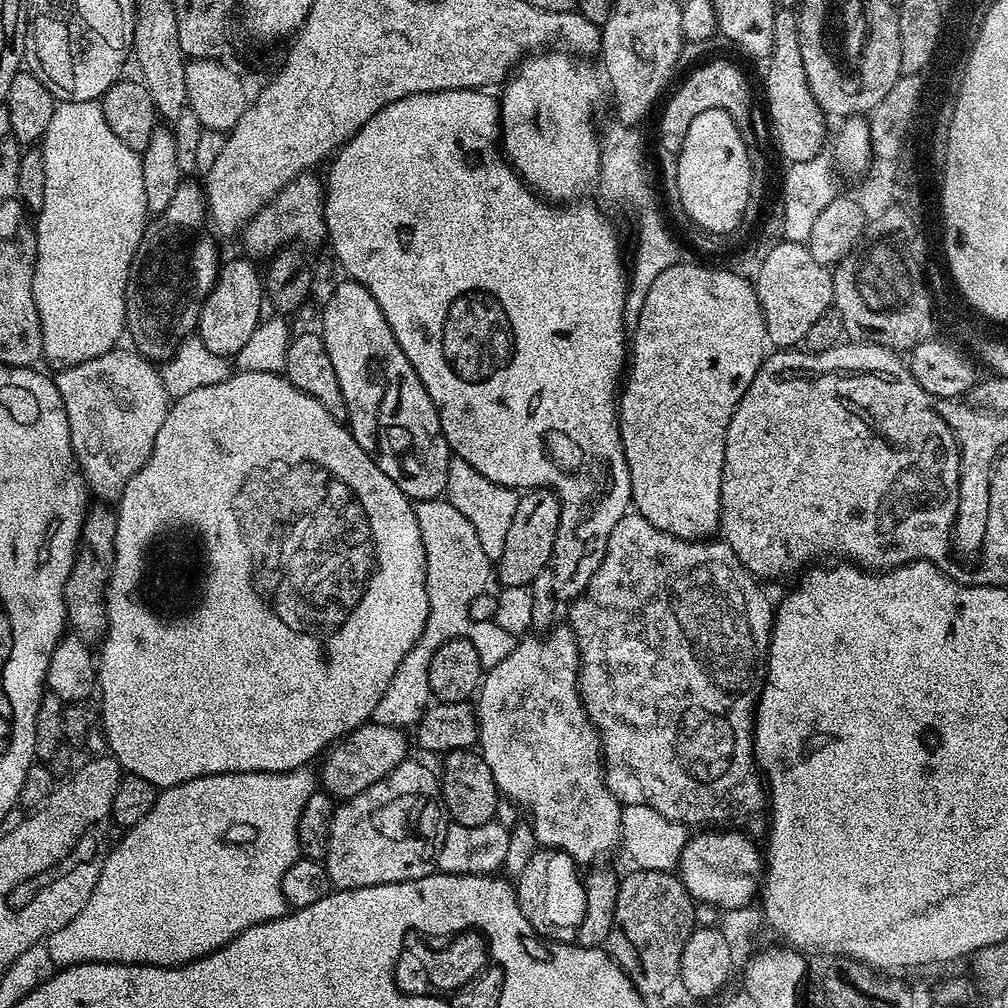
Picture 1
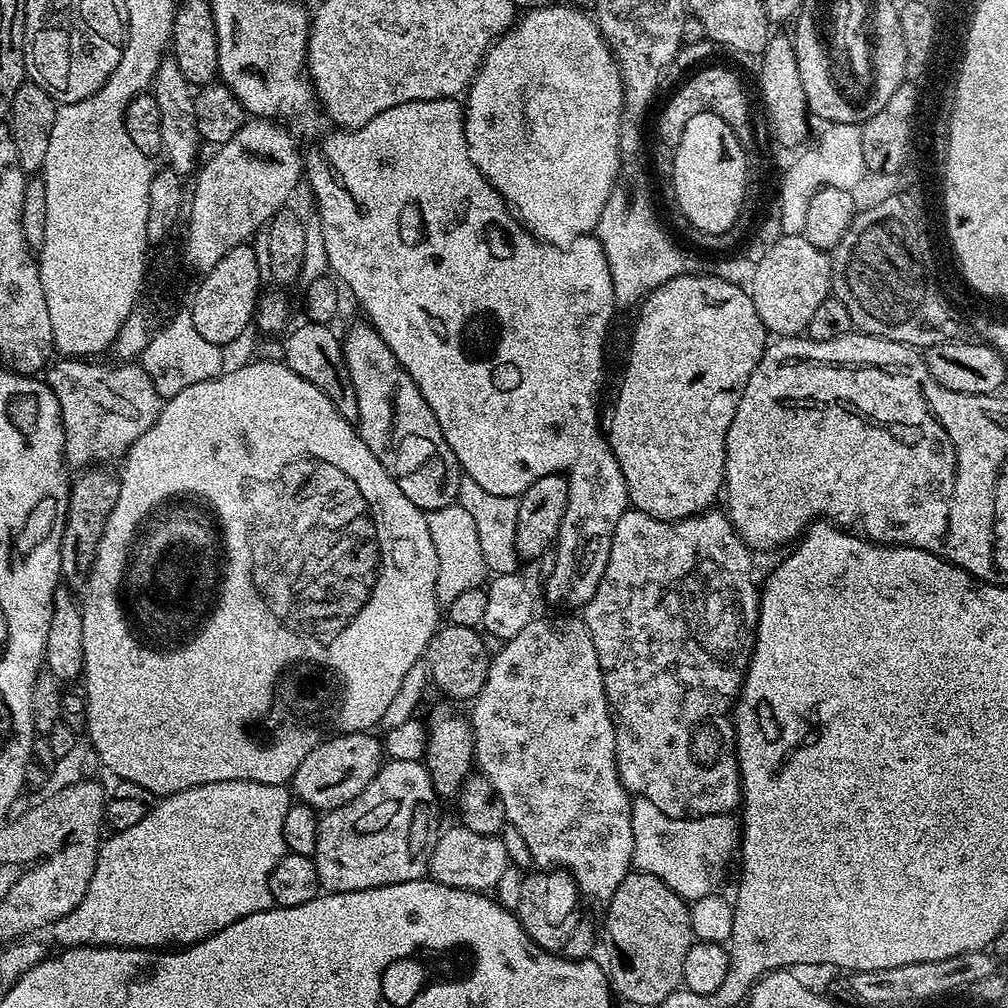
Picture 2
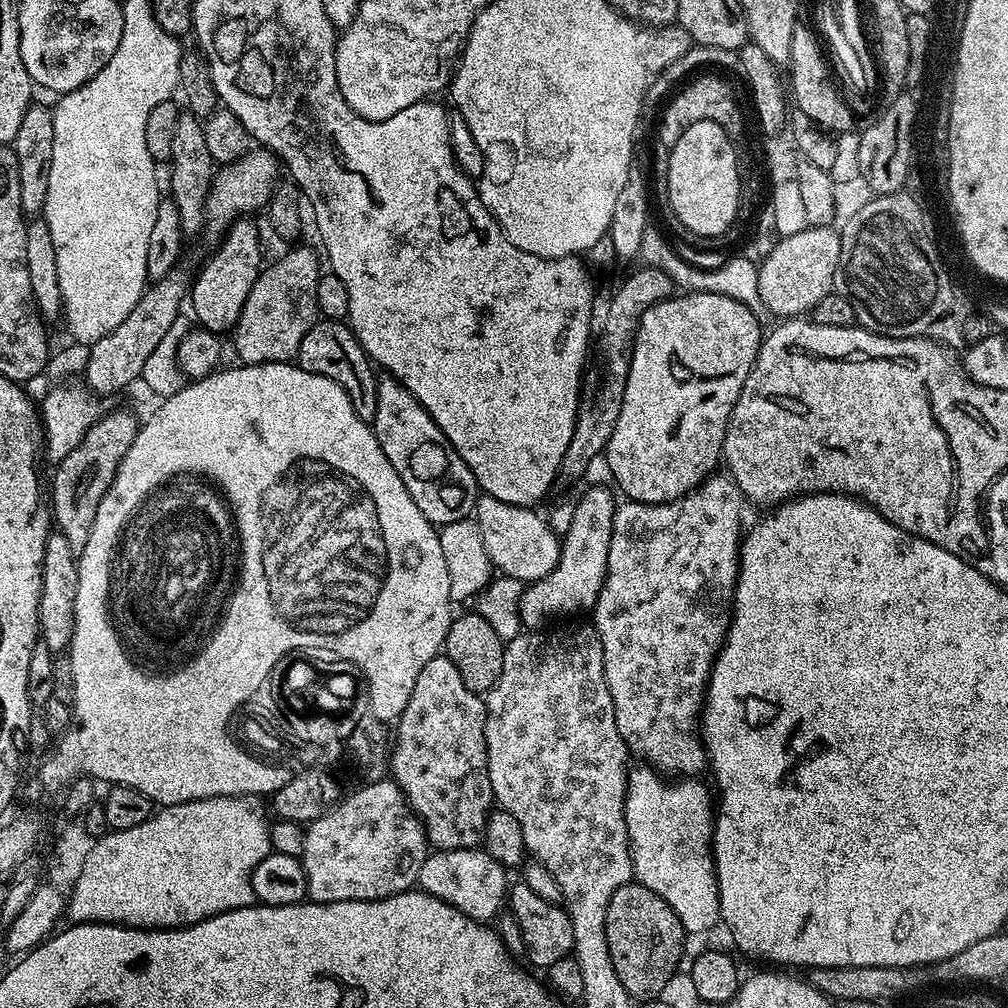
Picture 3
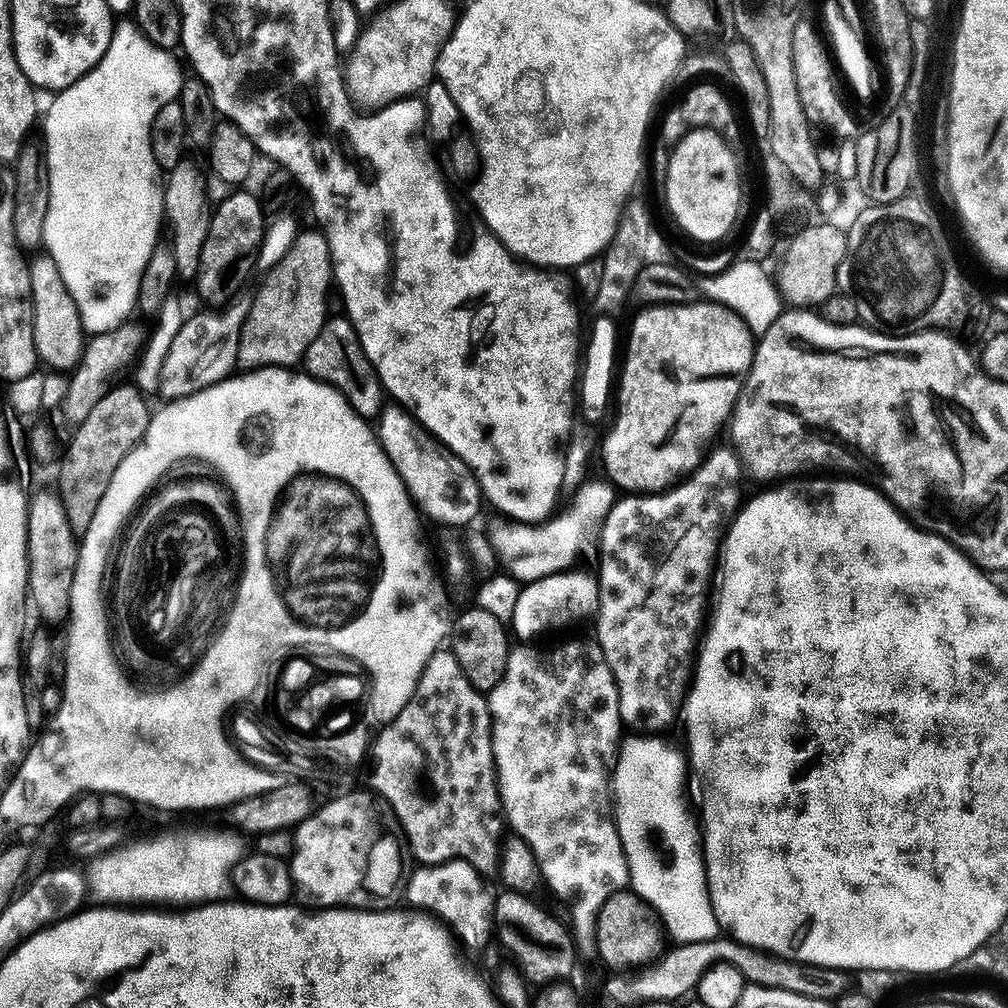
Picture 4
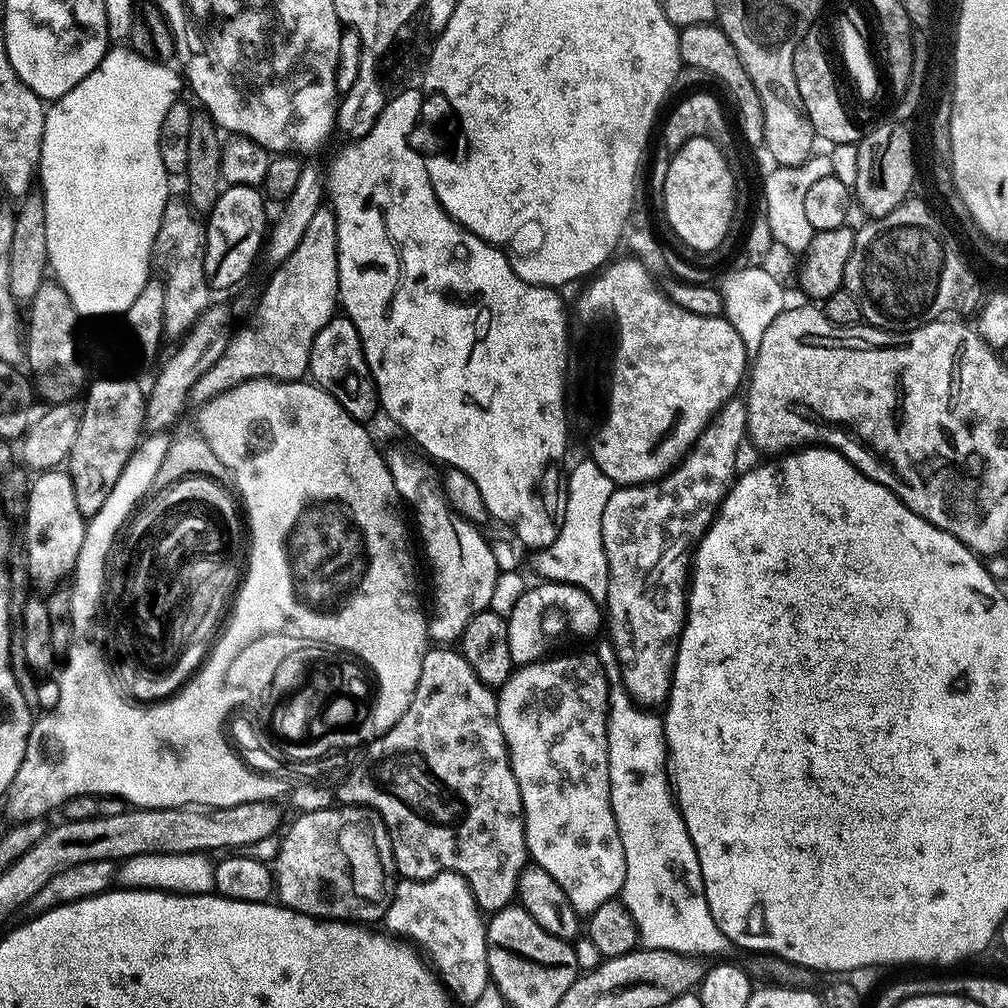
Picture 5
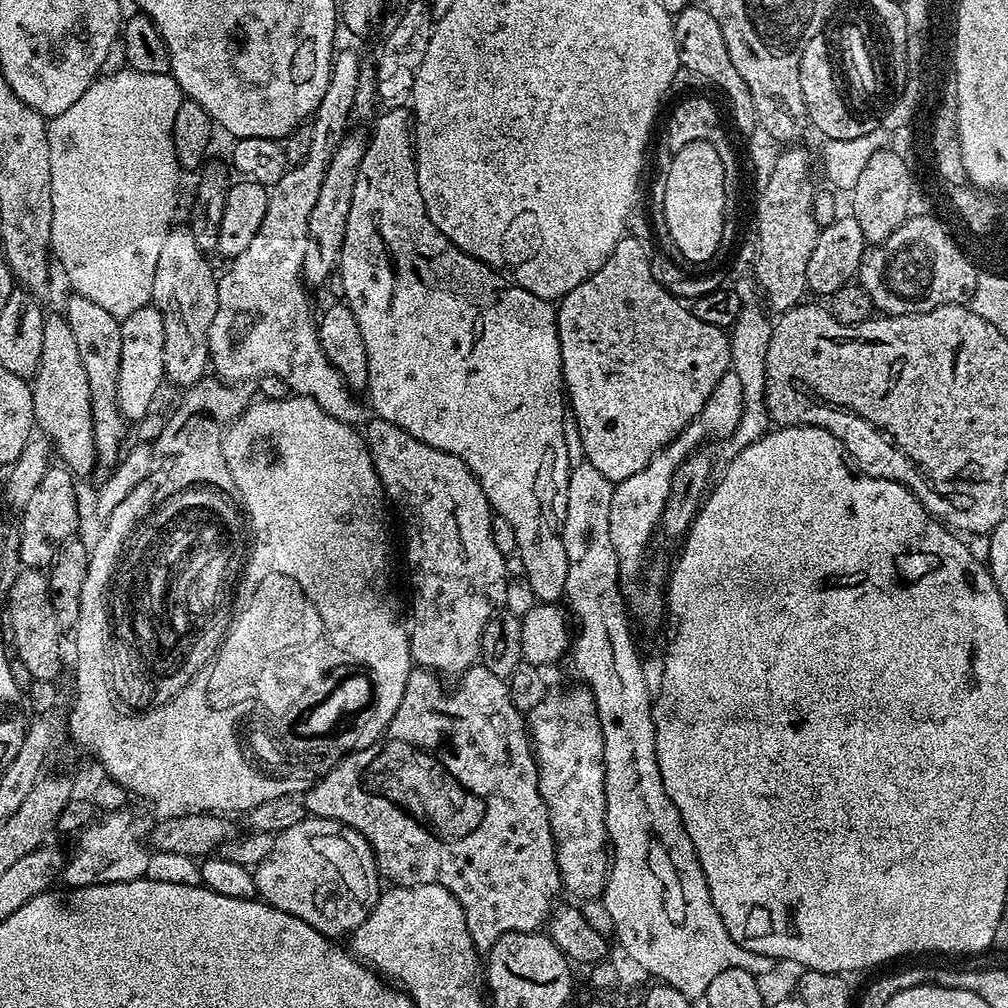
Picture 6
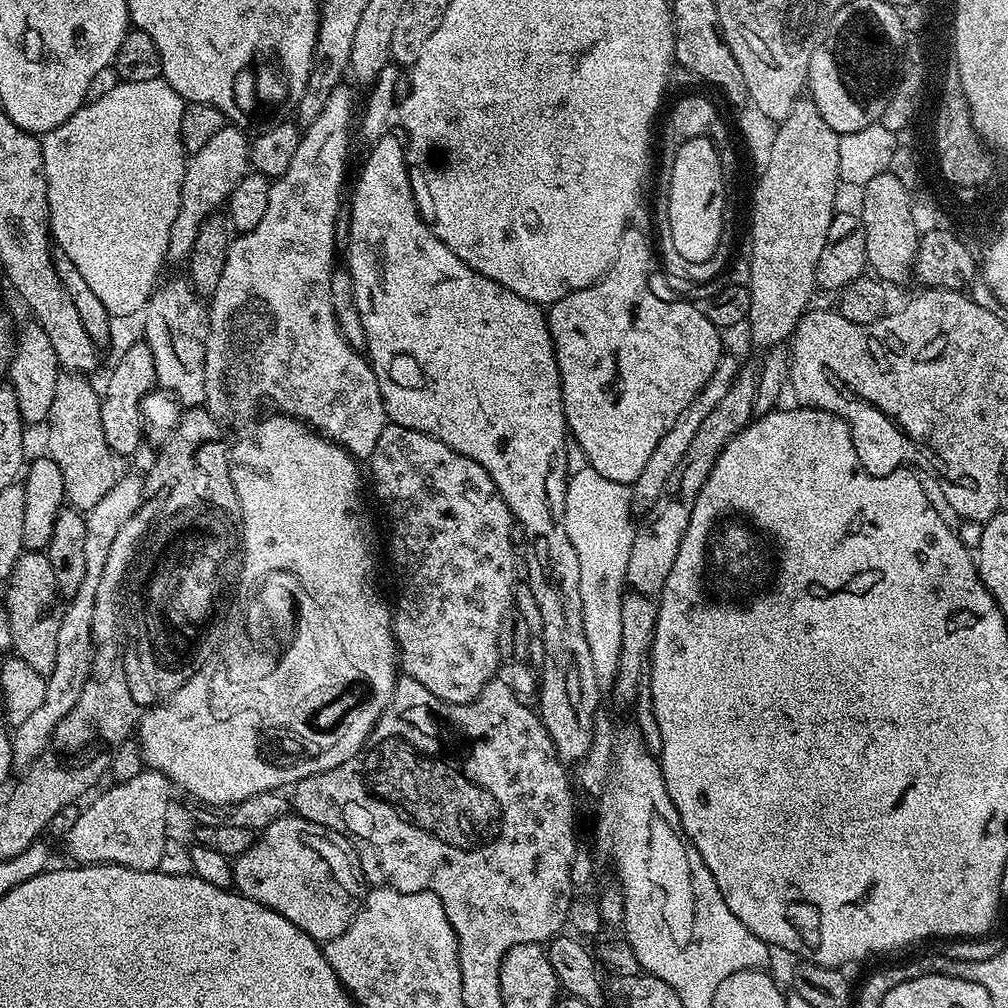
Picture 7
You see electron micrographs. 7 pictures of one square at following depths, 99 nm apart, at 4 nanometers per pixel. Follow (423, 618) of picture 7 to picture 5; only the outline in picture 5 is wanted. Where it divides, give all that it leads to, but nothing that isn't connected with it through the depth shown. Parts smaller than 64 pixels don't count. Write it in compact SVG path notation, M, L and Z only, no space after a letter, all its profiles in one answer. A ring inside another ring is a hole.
M400 444L385 447L384 461L390 470L390 478L394 478L396 493L405 505L408 503L412 507L412 516L420 531L420 544L432 571L432 609L429 607L426 612L429 641L452 646L477 614L489 611L495 580L502 568L496 565L496 556L480 533L483 531L452 507L442 472L440 476L441 469L429 457L408 448Z

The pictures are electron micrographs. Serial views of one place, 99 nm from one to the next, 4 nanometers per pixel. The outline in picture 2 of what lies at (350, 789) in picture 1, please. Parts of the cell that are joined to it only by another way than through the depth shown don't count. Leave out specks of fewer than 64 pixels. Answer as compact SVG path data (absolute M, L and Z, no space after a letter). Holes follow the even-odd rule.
M341 731L339 735L332 736L329 740L321 739L314 746L314 750L310 750L306 758L302 758L290 781L291 791L299 803L308 804L317 810L337 808L358 798L358 794L362 794L362 790L366 790L366 786L370 786L370 782L374 782L379 774L386 760L379 735L372 736L376 734L371 731Z

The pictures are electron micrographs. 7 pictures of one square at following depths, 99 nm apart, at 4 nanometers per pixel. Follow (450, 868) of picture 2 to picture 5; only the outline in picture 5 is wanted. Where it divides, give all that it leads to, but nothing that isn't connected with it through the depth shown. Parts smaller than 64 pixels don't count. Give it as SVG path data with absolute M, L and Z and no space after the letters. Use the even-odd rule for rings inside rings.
M439 872L429 880L401 879L399 883L391 889L383 927L388 927L393 937L411 941L430 961L444 988L471 1006L490 983L486 920L476 906L476 896L456 872Z

